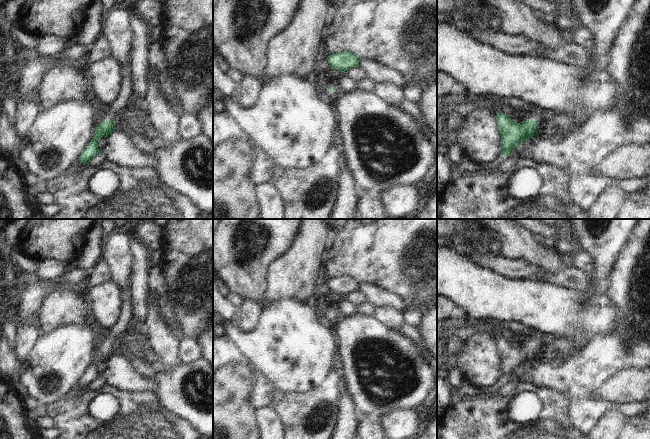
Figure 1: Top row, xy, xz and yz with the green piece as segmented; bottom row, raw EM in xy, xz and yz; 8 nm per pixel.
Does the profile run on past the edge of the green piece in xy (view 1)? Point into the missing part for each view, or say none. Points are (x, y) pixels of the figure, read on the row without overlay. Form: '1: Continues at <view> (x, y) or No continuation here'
1: Continues at xy (124, 321).

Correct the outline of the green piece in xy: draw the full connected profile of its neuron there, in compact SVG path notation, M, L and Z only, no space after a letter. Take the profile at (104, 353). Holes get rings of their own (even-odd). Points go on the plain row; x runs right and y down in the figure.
M129 278L126 279L129 284L126 287L121 287L121 316L114 327L109 331L106 344L99 347L95 353L93 363L87 371L82 375L79 386L89 388L89 386L101 375L97 370L97 364L103 361L108 361L114 355L114 347L120 333L126 331L133 319L133 309L131 307L131 284Z

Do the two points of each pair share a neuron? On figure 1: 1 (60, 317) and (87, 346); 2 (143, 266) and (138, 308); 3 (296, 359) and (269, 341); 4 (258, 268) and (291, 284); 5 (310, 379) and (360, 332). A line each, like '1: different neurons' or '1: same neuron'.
1: different neurons
2: same neuron
3: same neuron
4: different neurons
5: different neurons

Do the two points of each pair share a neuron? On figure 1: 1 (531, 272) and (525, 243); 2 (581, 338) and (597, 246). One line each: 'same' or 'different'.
1: different
2: same

